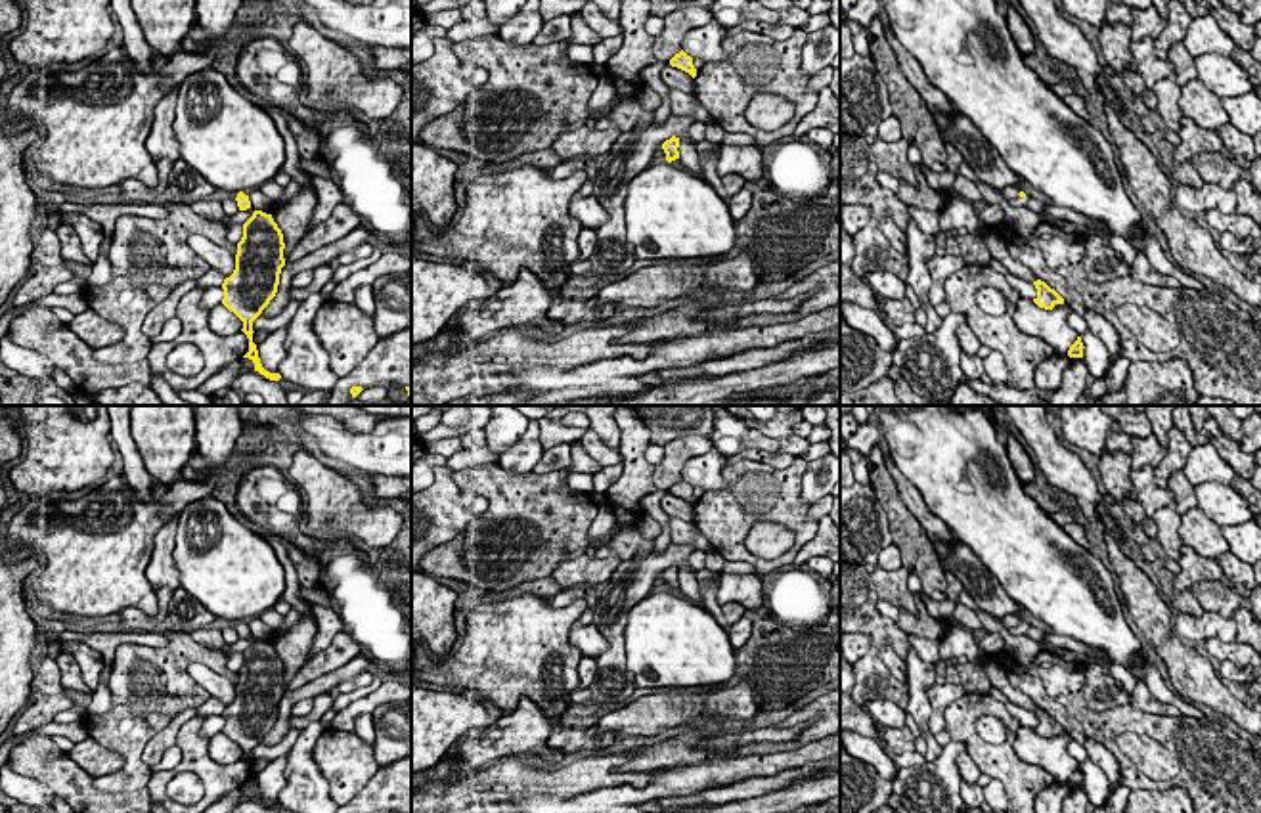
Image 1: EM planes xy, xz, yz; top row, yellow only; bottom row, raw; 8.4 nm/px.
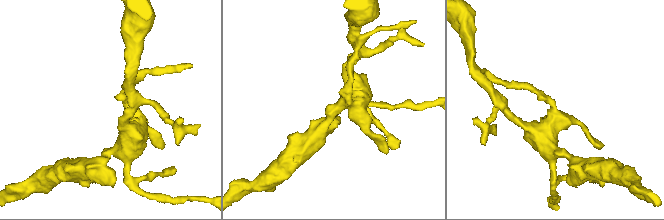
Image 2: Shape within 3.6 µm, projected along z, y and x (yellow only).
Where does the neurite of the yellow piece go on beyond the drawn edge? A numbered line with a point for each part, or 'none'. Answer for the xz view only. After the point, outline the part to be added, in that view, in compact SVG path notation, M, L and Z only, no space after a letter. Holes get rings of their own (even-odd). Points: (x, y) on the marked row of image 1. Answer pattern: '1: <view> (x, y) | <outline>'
none

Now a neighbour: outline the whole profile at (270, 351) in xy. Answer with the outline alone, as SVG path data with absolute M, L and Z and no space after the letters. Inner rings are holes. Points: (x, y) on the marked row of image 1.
M287 327L270 333L260 344L256 344L260 363L266 371L277 373L279 362L285 358Z

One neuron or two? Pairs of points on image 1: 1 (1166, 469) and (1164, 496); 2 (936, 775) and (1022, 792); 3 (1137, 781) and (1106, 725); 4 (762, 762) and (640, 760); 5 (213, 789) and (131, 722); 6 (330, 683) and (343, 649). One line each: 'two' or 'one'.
1: two
2: two
3: one
4: two
5: two
6: two

